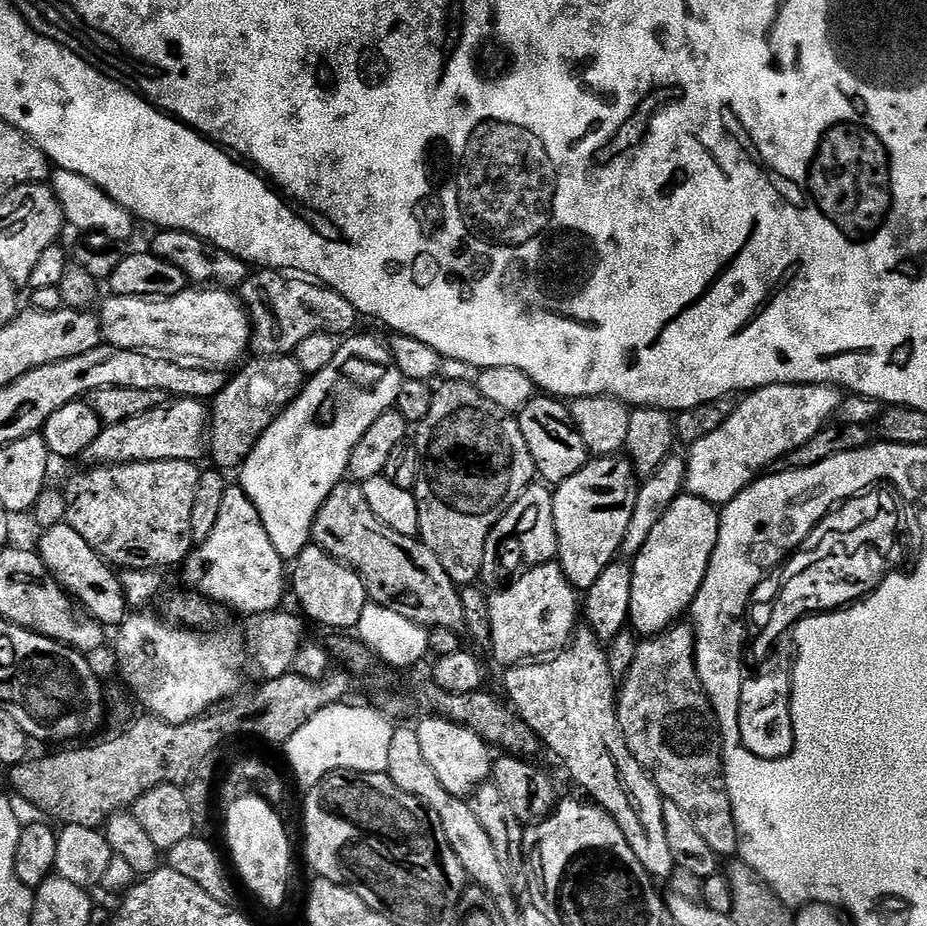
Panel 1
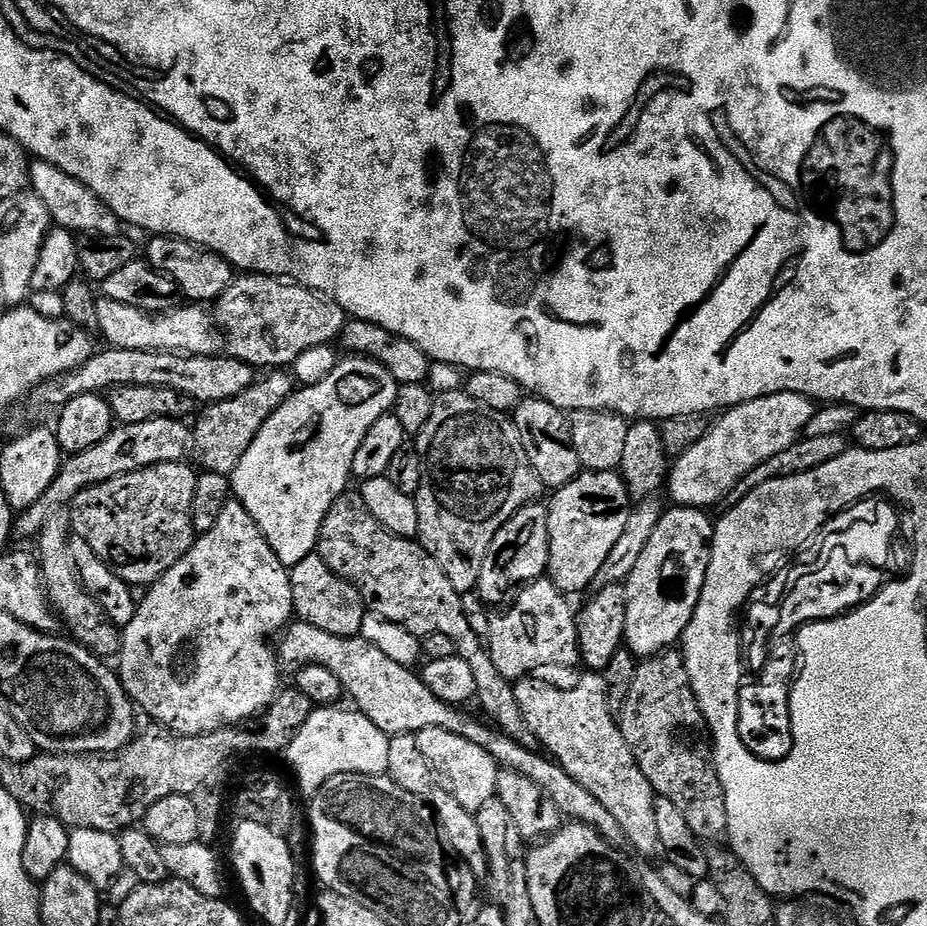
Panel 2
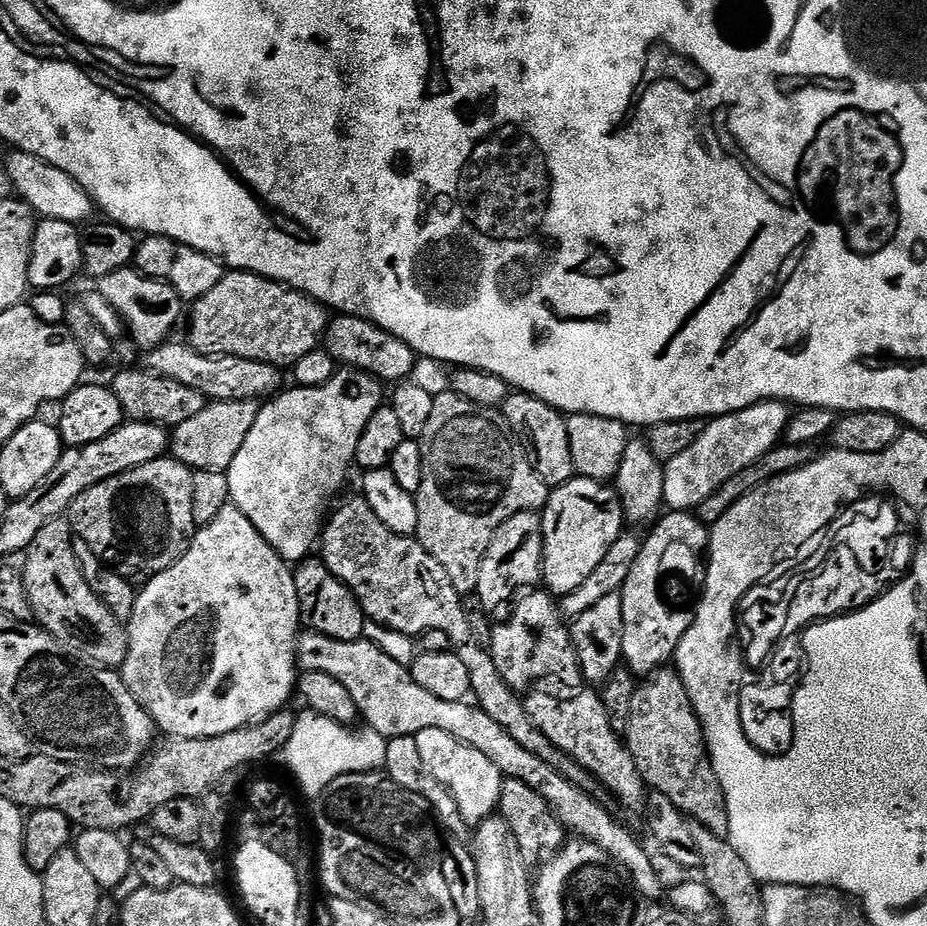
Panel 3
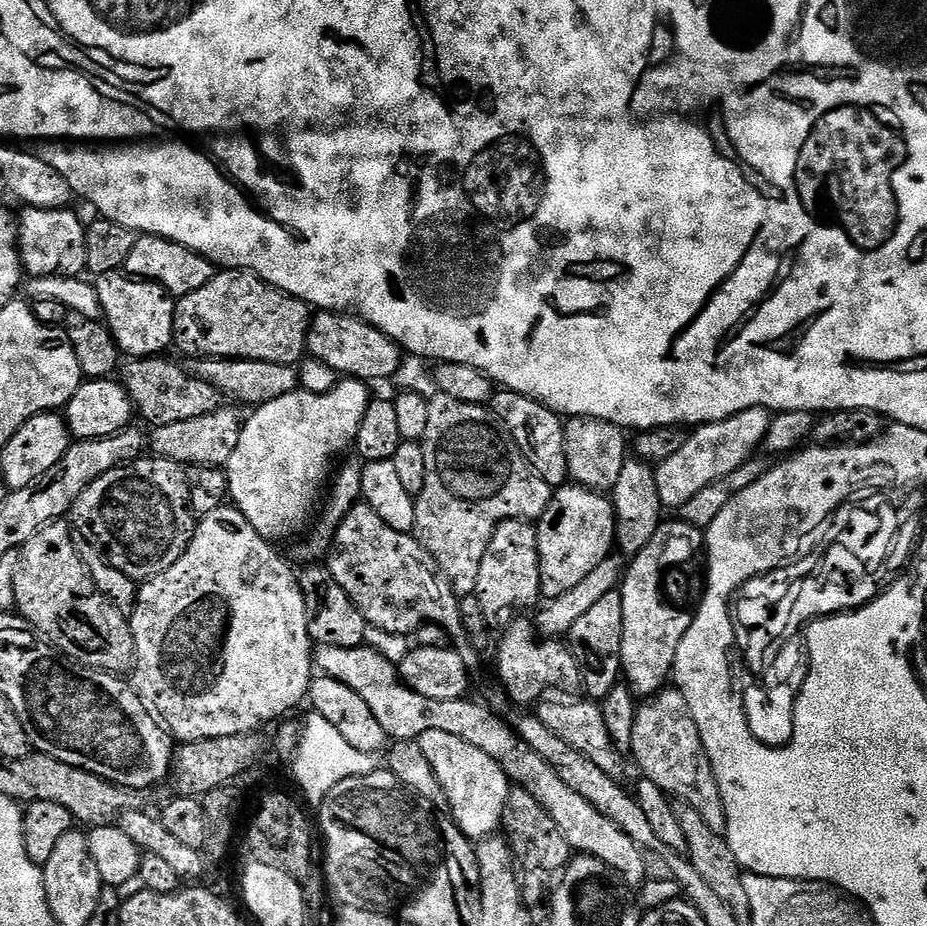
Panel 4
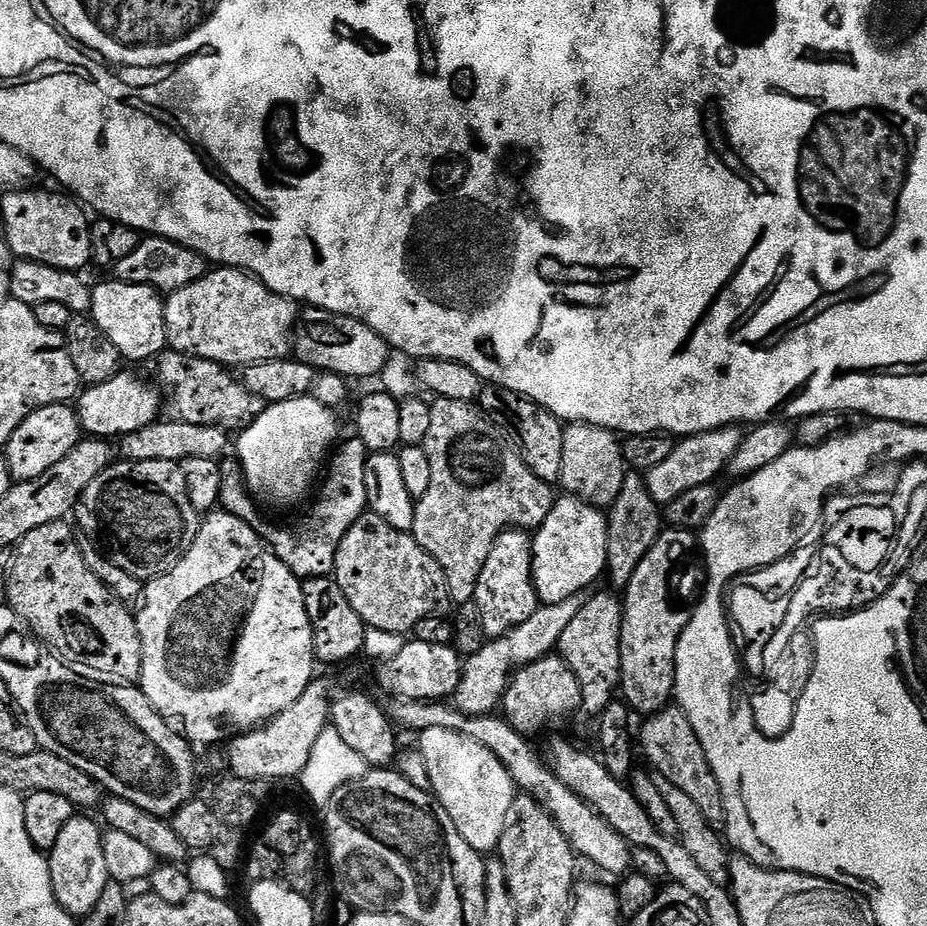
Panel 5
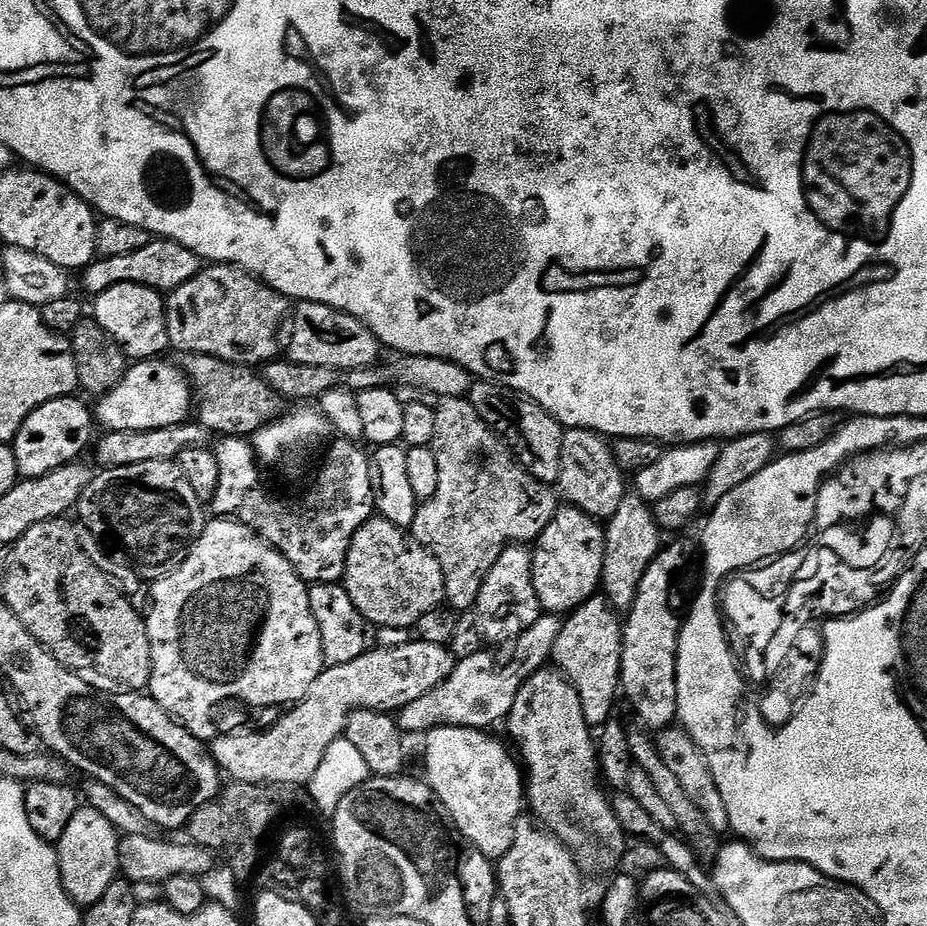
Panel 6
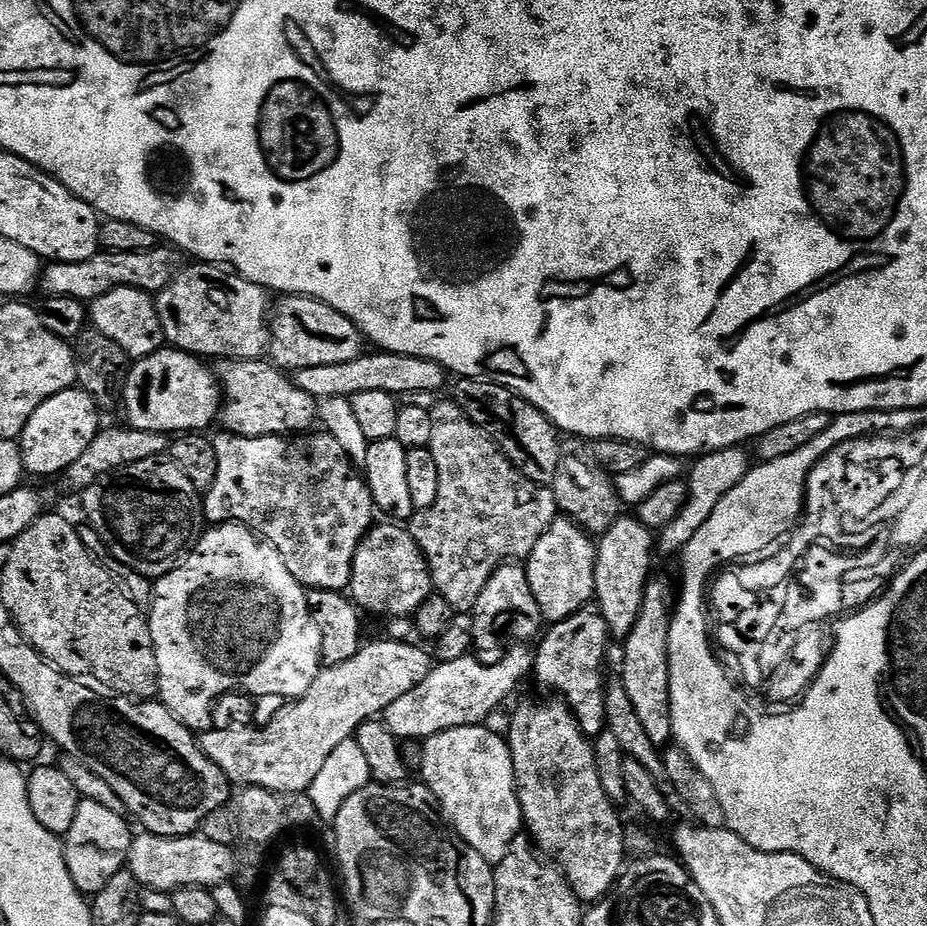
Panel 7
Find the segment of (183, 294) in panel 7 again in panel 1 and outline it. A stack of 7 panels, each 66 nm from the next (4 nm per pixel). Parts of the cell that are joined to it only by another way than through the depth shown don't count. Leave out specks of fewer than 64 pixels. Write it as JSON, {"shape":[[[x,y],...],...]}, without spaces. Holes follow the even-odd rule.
{"shape":[[[279,270],[253,271],[238,296],[252,326],[251,351],[264,358],[293,355],[299,344],[319,332],[347,337],[358,321],[354,306],[342,294],[308,278],[289,278]]]}

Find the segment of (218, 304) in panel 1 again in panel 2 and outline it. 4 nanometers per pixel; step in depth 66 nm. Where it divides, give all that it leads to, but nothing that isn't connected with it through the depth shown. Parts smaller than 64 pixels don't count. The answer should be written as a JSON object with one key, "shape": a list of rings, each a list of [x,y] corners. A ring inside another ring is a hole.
{"shape":[[[103,298],[97,299],[98,332],[114,348],[150,350],[151,352],[183,352],[190,356],[215,356],[222,348],[222,334],[216,326],[213,313],[196,302],[169,308],[166,312],[143,312],[141,308],[126,306]]]}

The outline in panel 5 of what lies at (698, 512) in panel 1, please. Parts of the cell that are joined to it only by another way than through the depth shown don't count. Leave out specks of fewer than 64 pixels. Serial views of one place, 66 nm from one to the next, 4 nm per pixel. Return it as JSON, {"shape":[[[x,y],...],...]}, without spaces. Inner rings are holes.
{"shape":[[[681,528],[661,531],[646,558],[638,562],[634,578],[623,589],[624,621],[620,627],[620,687],[623,703],[633,713],[651,714],[669,707],[676,690],[676,651],[684,627],[694,615],[680,597],[680,583],[692,572],[692,560],[701,551],[696,532]]]}

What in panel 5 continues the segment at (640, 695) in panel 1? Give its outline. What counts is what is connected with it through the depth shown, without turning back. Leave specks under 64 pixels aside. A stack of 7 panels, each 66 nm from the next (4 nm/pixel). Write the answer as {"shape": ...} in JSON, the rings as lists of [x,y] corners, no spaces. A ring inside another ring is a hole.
{"shape":[[[669,706],[661,709],[660,712],[653,712],[647,717],[644,729],[638,732],[638,748],[649,760],[651,767],[664,778],[670,778],[674,786],[679,786],[682,791],[701,808],[702,814],[712,824],[720,826],[724,824],[724,803],[722,802],[722,790],[718,786],[718,778],[714,778],[714,770],[710,770],[710,762],[706,762],[706,750],[702,750],[702,742],[698,742],[698,734],[694,734],[694,726],[690,726],[690,718],[679,706]]]}

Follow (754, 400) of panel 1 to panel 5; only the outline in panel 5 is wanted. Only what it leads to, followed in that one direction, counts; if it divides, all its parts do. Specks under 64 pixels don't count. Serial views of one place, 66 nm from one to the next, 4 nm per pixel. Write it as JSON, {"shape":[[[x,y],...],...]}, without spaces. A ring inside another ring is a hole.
{"shape":[[[736,426],[715,428],[697,436],[683,437],[676,443],[674,450],[670,450],[666,459],[658,462],[658,466],[646,473],[650,498],[654,498],[656,504],[663,506],[674,502],[674,498],[679,498],[684,491],[694,490],[694,486],[713,483],[717,479],[715,476],[727,469],[734,450],[738,450],[742,441],[744,432]]]}

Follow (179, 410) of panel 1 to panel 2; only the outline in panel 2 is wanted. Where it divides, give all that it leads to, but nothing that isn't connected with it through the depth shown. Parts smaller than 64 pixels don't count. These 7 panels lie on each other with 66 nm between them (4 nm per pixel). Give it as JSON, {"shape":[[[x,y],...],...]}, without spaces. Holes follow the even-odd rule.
{"shape":[[[152,416],[150,422],[134,422],[113,427],[111,432],[98,442],[98,446],[90,446],[90,450],[73,452],[61,463],[60,473],[50,482],[46,494],[34,502],[29,508],[23,509],[15,517],[14,528],[24,536],[35,537],[44,525],[47,512],[71,505],[72,499],[83,488],[101,484],[115,476],[137,472],[159,464],[174,464],[185,459],[190,452],[190,428],[184,425],[183,419],[172,420],[169,416]]]}

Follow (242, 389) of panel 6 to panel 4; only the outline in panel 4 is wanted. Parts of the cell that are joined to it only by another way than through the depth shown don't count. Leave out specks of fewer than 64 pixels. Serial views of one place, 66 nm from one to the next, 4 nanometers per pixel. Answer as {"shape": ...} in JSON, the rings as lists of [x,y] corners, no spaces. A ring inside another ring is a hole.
{"shape":[[[167,355],[132,358],[119,369],[118,379],[132,400],[135,415],[152,428],[171,426],[186,418],[202,418],[202,414],[216,412],[222,406],[222,393],[213,384],[190,374],[180,364],[167,360]]]}

